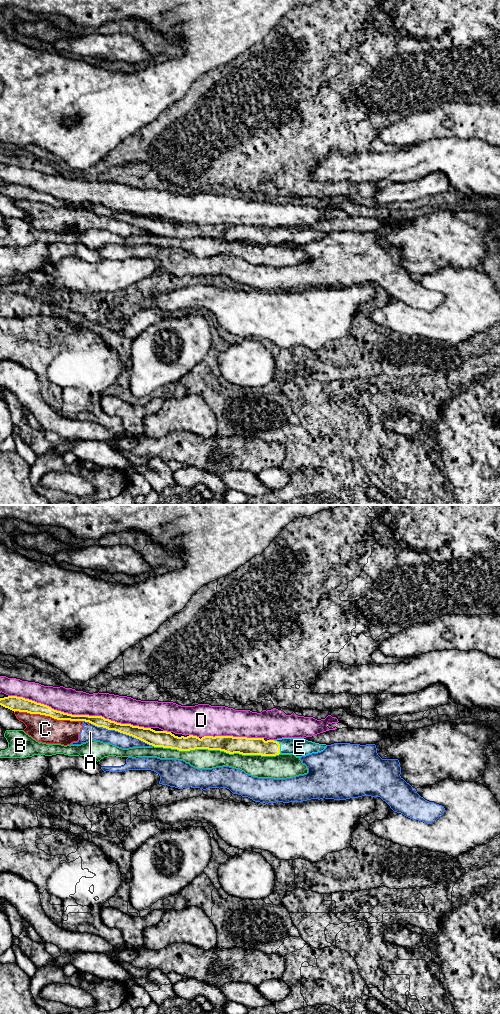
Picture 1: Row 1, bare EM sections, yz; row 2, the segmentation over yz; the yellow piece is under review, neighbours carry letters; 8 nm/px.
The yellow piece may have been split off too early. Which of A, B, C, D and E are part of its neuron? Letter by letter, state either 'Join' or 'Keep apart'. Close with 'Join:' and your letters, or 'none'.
A: Keep apart
B: Keep apart
C: Keep apart
D: Keep apart
E: Join
Join: E

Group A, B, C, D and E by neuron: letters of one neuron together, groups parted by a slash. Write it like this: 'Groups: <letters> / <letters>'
Groups: A C / B / D / E

